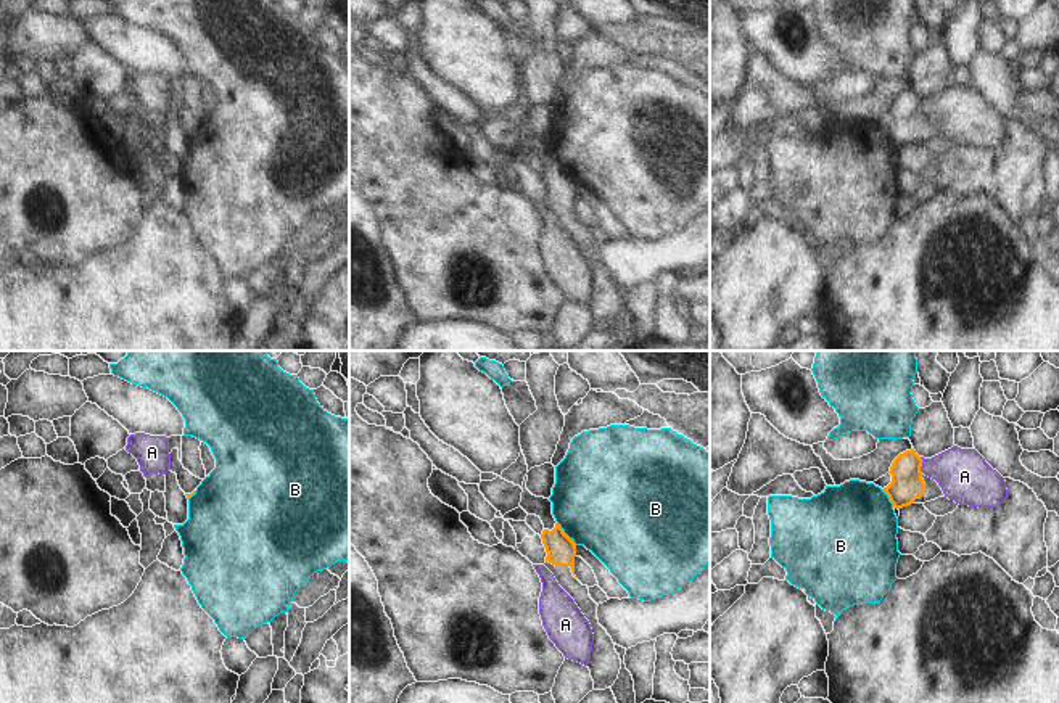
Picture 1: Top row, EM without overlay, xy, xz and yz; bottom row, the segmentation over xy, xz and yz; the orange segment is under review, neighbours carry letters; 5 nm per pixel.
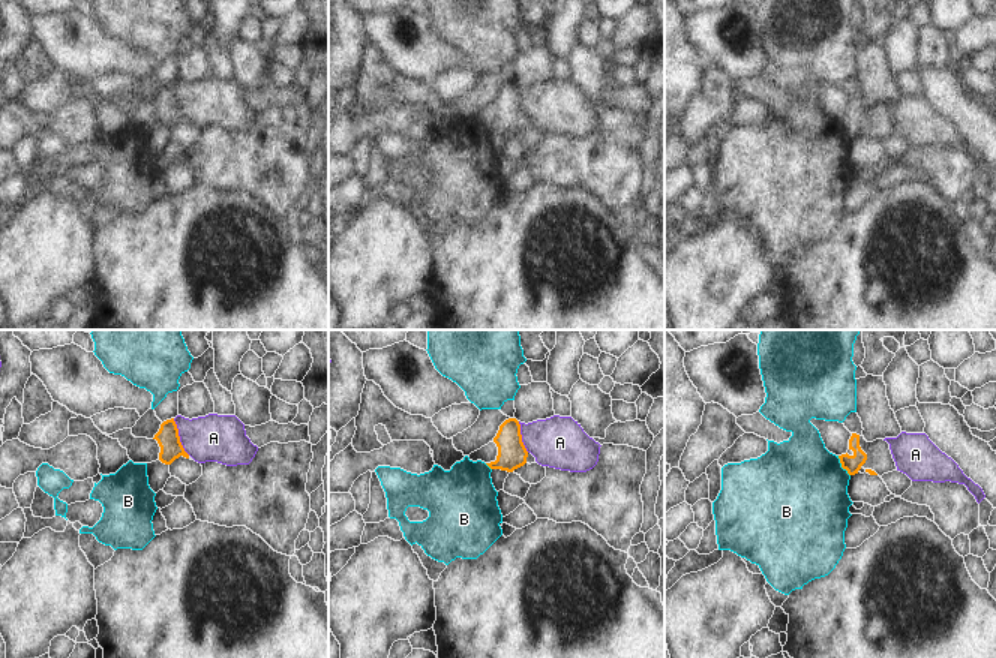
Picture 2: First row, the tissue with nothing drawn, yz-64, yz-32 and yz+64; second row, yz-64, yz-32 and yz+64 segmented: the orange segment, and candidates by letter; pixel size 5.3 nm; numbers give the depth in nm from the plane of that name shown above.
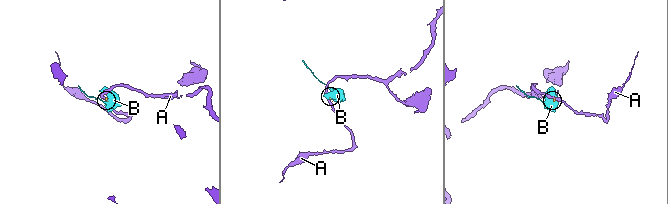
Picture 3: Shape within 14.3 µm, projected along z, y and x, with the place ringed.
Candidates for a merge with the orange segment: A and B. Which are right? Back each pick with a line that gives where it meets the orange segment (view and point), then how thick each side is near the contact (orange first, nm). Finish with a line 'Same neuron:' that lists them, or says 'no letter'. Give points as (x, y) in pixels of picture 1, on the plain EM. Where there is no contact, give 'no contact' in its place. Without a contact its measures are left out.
Same neuron: no letter

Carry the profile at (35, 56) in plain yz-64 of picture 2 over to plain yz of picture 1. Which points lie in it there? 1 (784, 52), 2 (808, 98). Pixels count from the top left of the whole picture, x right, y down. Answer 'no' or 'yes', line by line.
1: no
2: yes

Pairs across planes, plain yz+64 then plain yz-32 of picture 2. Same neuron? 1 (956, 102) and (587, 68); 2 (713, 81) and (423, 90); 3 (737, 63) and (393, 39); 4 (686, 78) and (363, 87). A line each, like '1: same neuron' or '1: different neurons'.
1: same neuron
2: same neuron
3: same neuron
4: different neurons

